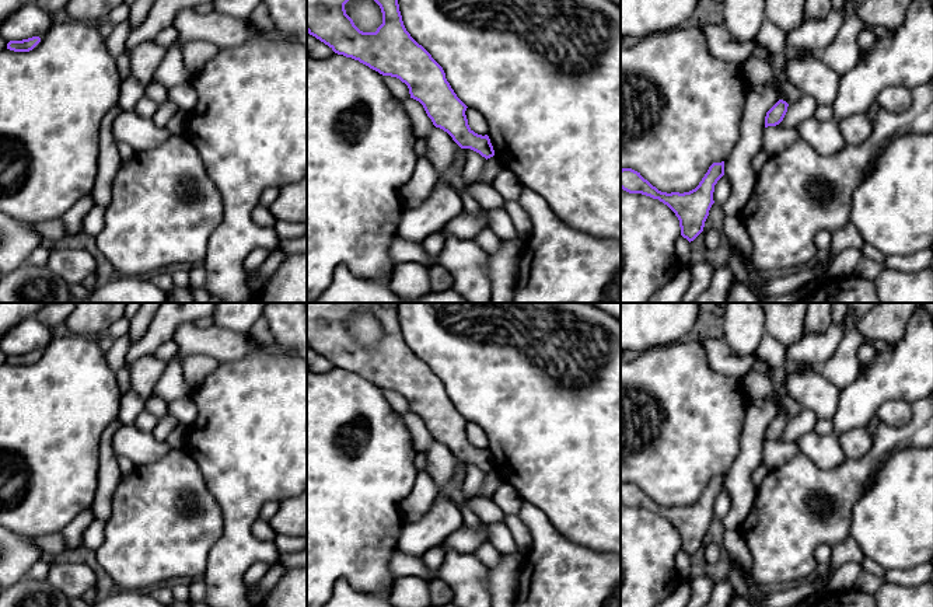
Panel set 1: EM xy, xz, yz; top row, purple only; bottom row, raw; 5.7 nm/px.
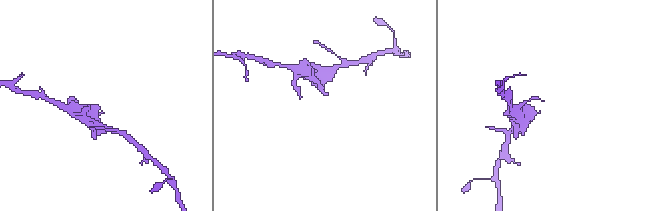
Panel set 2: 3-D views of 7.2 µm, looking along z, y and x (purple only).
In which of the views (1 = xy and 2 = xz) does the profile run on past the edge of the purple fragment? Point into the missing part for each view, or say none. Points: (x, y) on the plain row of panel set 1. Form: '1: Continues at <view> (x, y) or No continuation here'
1: No continuation here
2: No continuation here

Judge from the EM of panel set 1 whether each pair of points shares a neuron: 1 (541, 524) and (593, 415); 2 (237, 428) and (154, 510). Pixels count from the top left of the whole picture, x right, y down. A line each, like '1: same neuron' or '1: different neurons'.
1: different neurons
2: different neurons

